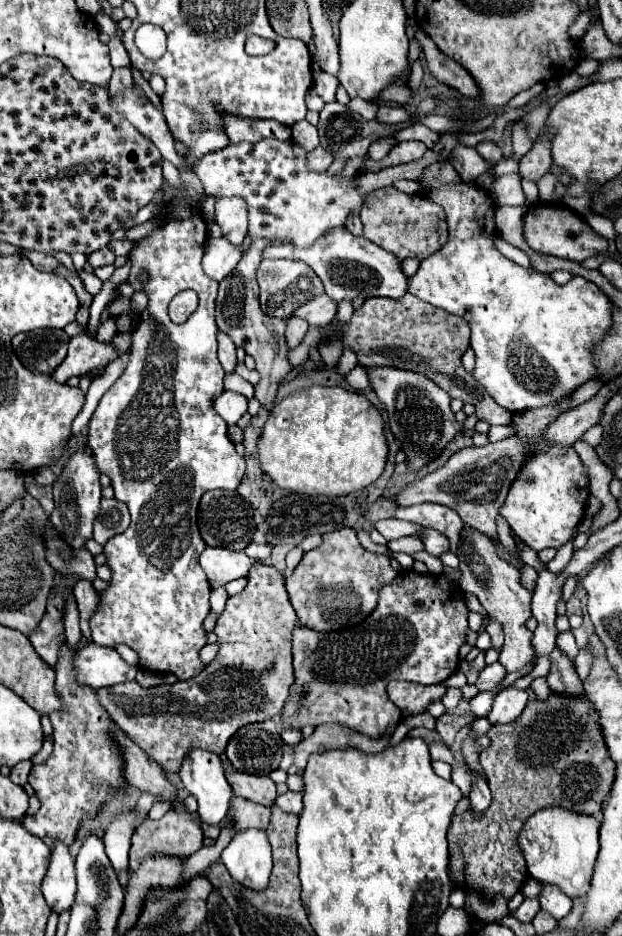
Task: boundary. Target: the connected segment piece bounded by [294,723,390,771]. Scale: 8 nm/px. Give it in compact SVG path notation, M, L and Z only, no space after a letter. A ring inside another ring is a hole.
M324 723L318 725L316 731L302 739L298 745L294 745L294 763L298 771L304 771L306 761L312 753L324 753L328 749L344 749L344 747L356 747L364 753L376 753L384 751L390 743L390 735L380 737L380 739L370 739L364 733L358 735L358 731L340 725L340 723Z

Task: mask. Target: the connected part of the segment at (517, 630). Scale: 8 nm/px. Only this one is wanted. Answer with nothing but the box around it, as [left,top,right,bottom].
[456,525,536,673]

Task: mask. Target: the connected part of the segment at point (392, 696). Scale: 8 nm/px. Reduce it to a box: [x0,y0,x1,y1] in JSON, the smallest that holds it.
[388,681,446,713]

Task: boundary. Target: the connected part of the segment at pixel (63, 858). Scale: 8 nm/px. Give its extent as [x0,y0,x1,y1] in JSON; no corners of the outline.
[42,843,76,913]

